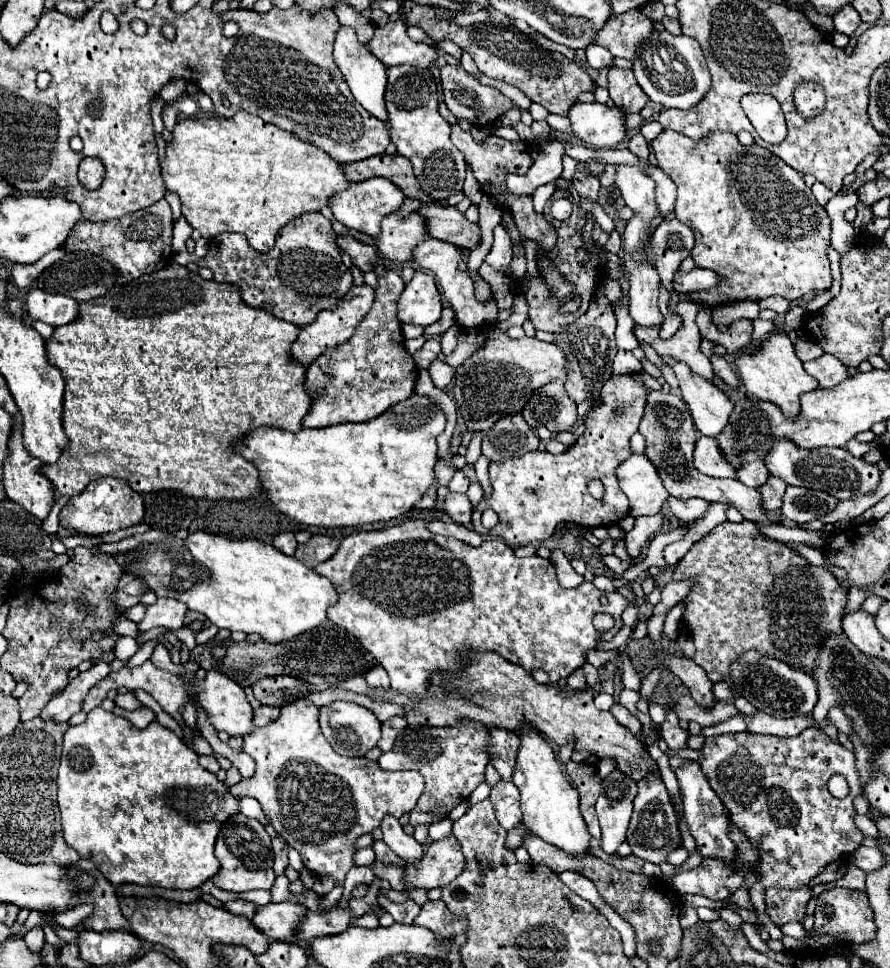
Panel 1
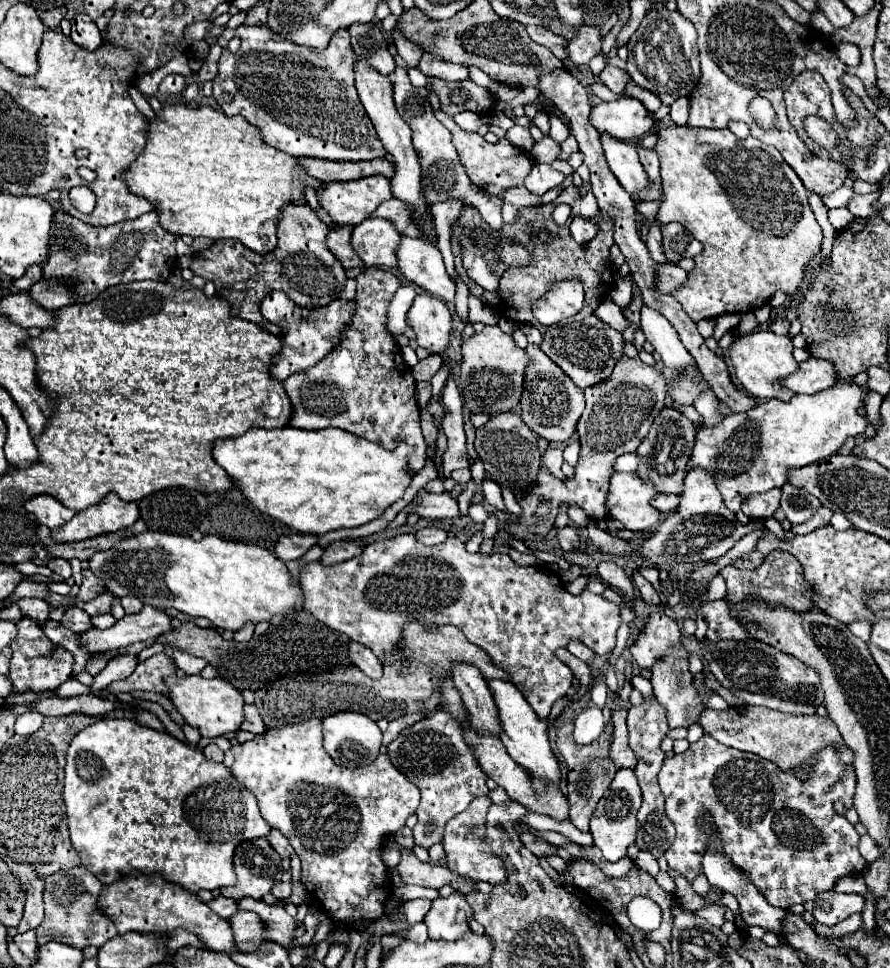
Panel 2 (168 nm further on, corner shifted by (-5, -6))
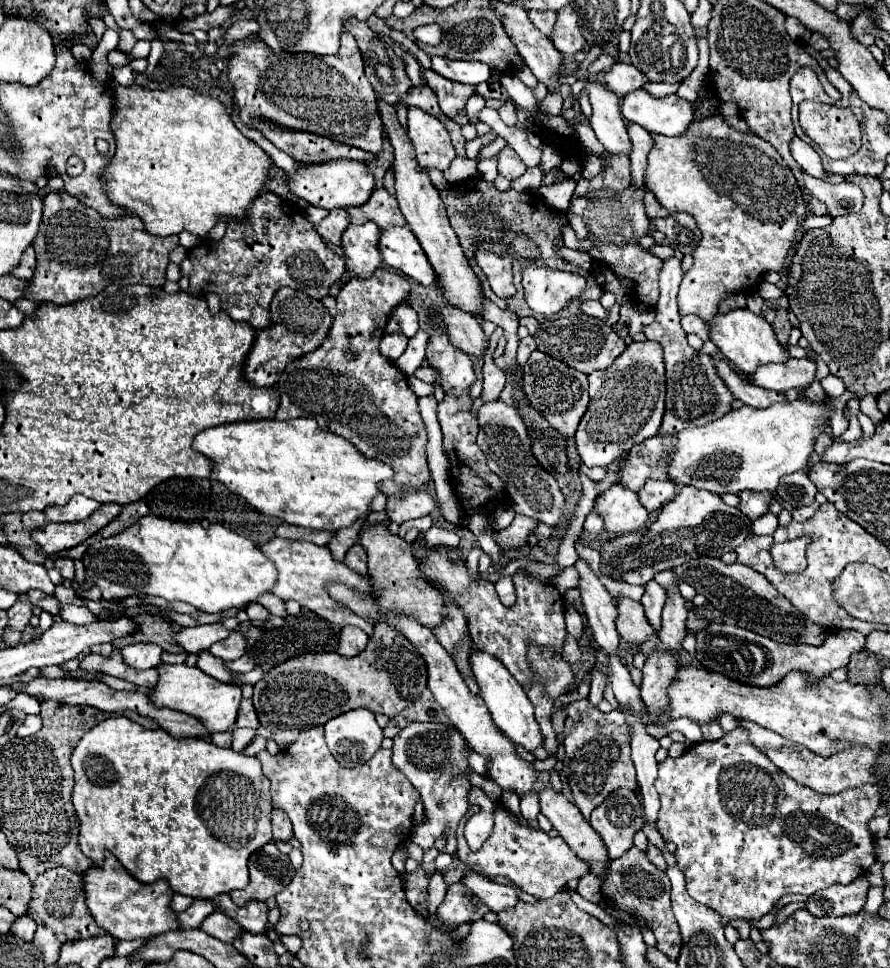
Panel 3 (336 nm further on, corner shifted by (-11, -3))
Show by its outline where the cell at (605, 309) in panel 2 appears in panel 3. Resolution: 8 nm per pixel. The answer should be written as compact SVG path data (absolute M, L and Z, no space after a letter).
M586 300L586 302L582 302L580 304L580 310L584 312L584 314L588 314L588 316L596 316L596 318L606 318L606 314L608 314L608 310L606 308L602 308L602 304L598 302L598 300Z

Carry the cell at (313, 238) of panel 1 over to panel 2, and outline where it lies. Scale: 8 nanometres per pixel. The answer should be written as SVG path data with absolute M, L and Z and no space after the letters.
M288 205L278 223L278 245L268 255L256 255L246 249L236 239L220 239L210 249L198 253L190 265L190 269L216 283L216 293L232 303L232 315L258 323L262 329L280 335L282 329L266 321L260 313L260 303L272 289L286 291L286 295L298 305L306 309L324 307L330 301L338 299L336 295L346 285L346 271L334 259L334 253L326 247L326 235L330 227L316 215L316 211L304 205Z

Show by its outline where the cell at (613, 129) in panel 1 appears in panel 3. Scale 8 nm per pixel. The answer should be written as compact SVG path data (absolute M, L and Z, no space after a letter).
M640 88L624 96L622 116L628 122L640 124L648 132L678 136L686 132L688 124L696 118L696 104L680 98L678 94L652 98L650 92Z

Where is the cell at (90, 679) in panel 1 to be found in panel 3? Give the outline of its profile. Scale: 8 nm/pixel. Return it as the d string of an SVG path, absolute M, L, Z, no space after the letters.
M132 644L122 648L122 656L130 668L146 670L162 662L162 648L156 644Z

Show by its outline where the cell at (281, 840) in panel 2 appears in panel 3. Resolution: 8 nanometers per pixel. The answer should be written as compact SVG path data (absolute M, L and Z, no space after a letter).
M274 808L272 810L272 828L274 828L274 840L290 840L292 838L292 824L288 820L288 814Z

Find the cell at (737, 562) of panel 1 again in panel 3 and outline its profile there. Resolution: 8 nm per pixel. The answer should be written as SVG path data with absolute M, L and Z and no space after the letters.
M802 536L796 540L773 545L770 554L774 560L774 566L782 572L802 572L806 568L806 546L808 544L810 544L810 536Z

